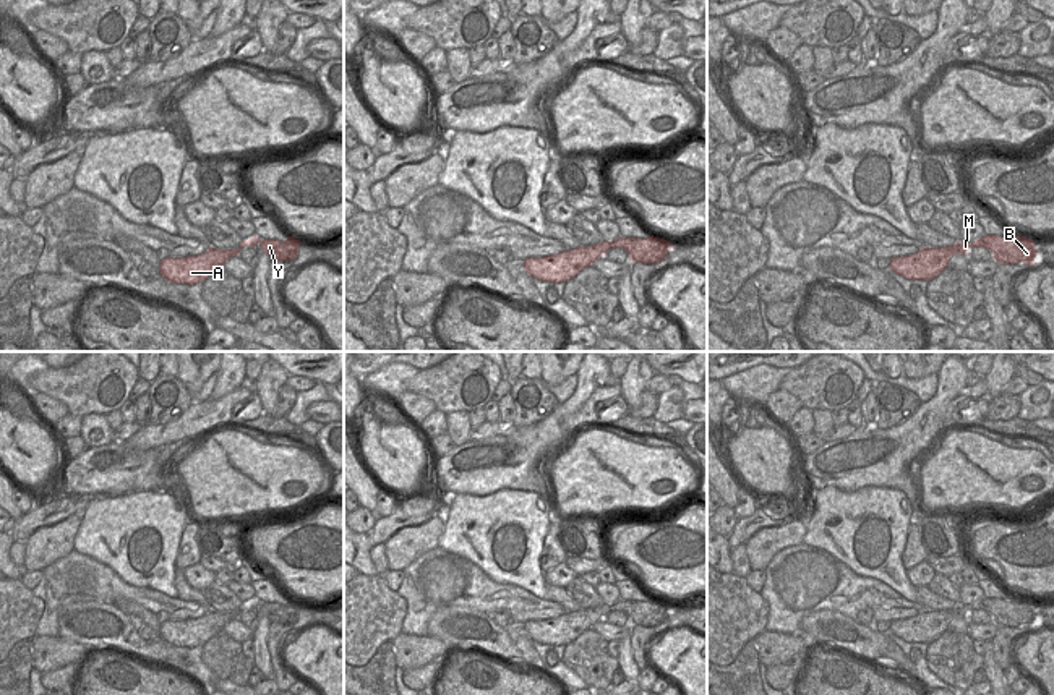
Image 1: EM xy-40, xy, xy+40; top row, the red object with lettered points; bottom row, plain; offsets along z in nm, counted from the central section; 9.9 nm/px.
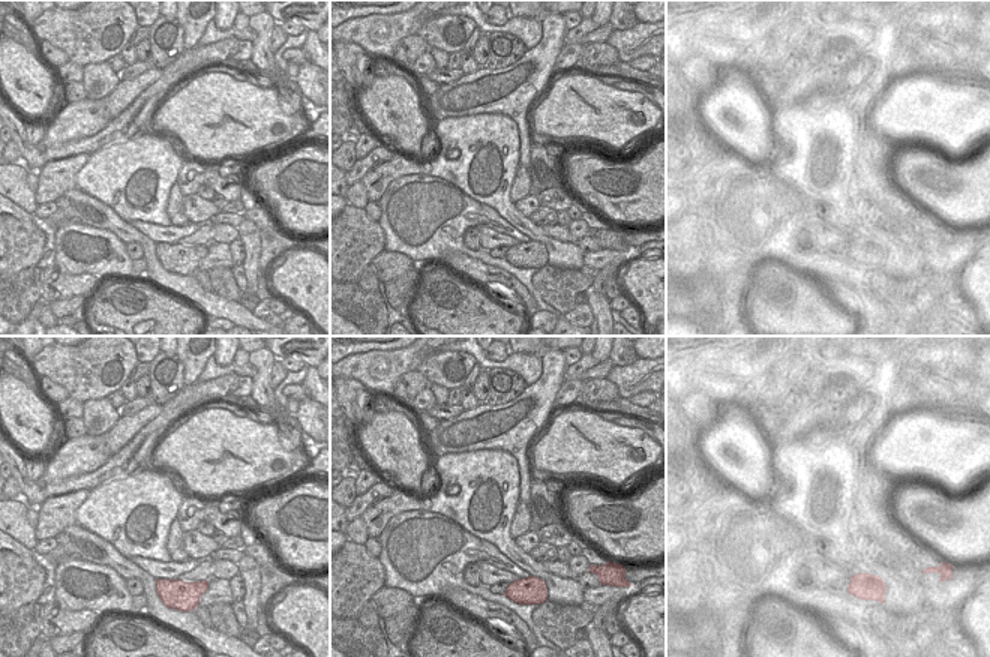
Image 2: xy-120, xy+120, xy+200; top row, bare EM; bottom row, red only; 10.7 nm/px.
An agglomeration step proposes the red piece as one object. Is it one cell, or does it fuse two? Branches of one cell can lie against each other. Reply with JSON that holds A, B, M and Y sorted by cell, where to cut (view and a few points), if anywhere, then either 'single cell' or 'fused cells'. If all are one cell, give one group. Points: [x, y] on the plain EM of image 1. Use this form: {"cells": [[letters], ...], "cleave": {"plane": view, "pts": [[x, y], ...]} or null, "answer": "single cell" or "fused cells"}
{"cells": [["A", "B", "M", "Y"]], "cleave": null, "answer": "single cell"}

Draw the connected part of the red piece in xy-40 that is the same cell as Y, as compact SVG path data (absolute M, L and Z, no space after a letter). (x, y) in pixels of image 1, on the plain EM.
M255 595L250 603L242 603L235 612L209 611L206 616L196 619L165 620L159 627L159 635L167 645L195 648L221 633L232 619L238 619L243 609L256 609L258 606L271 624L295 624L302 604L293 599L287 599L284 604L261 603Z

